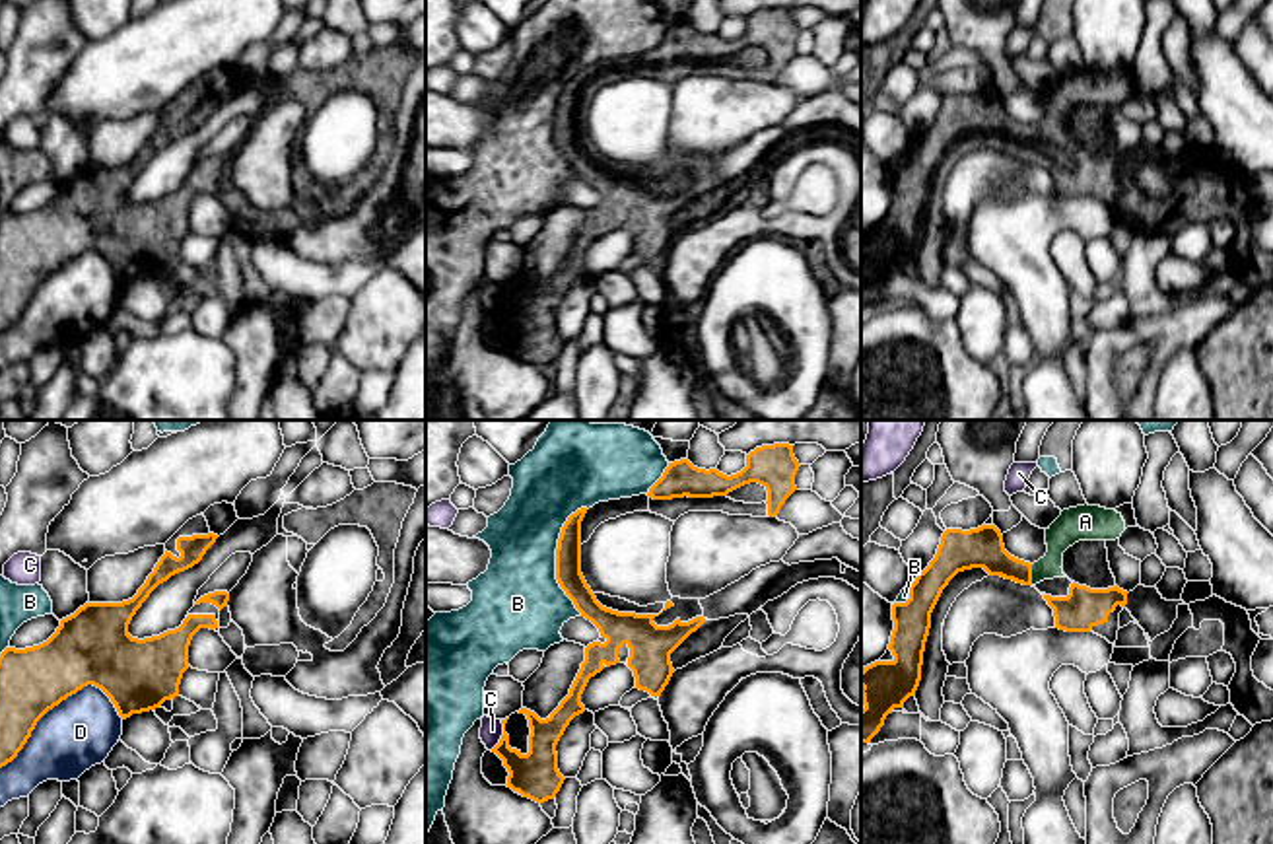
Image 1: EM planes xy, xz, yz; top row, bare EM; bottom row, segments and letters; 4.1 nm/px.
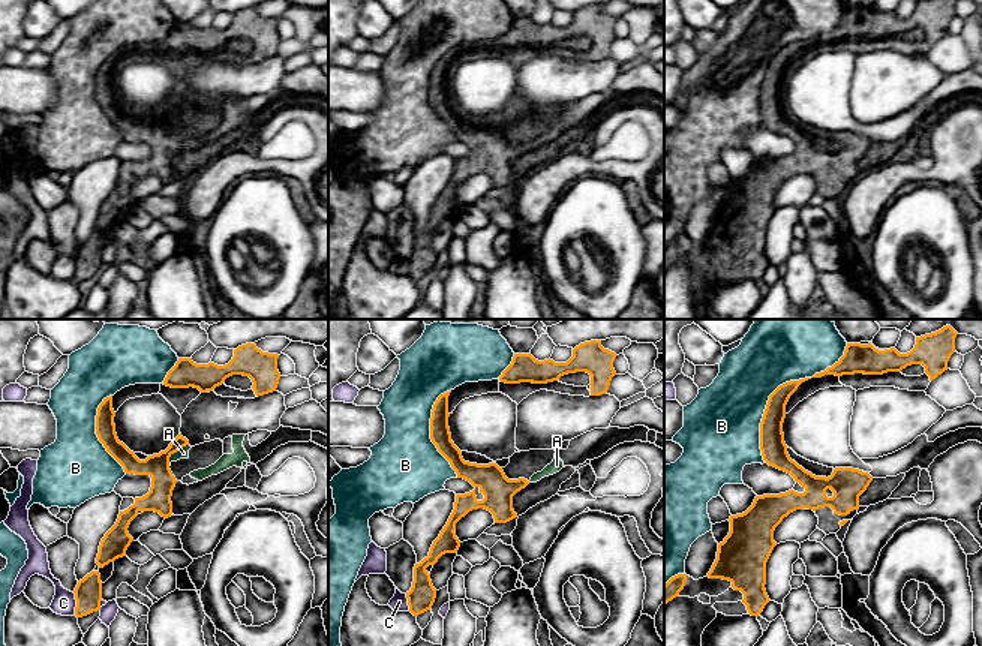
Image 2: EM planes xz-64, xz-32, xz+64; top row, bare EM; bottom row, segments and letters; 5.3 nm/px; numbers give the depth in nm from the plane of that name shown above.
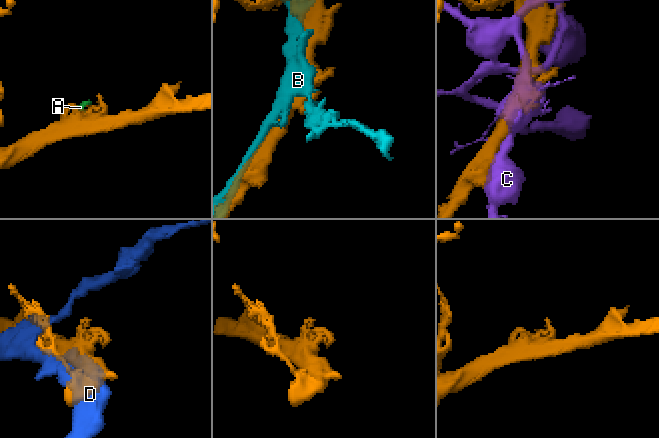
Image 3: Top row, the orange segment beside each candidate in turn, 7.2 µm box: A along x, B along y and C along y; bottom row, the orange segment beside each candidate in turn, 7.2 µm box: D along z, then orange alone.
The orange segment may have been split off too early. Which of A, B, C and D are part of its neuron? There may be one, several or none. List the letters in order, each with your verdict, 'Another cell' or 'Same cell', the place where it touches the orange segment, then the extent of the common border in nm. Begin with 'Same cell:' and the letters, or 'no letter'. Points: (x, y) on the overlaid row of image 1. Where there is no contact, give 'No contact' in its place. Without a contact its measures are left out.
Same cell: A
A: Same cell. Touches orange at yz (1031, 574). Shared border 90 nm
B: Another cell. Touches orange at xz (556, 559). Shared border 460 nm
C: Another cell. Touches orange at xz (502, 736). Shared border 140 nm
D: Another cell. Touches orange at xy (59, 703). Shared border 550 nm

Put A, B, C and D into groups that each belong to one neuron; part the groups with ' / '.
A / B / C / D

